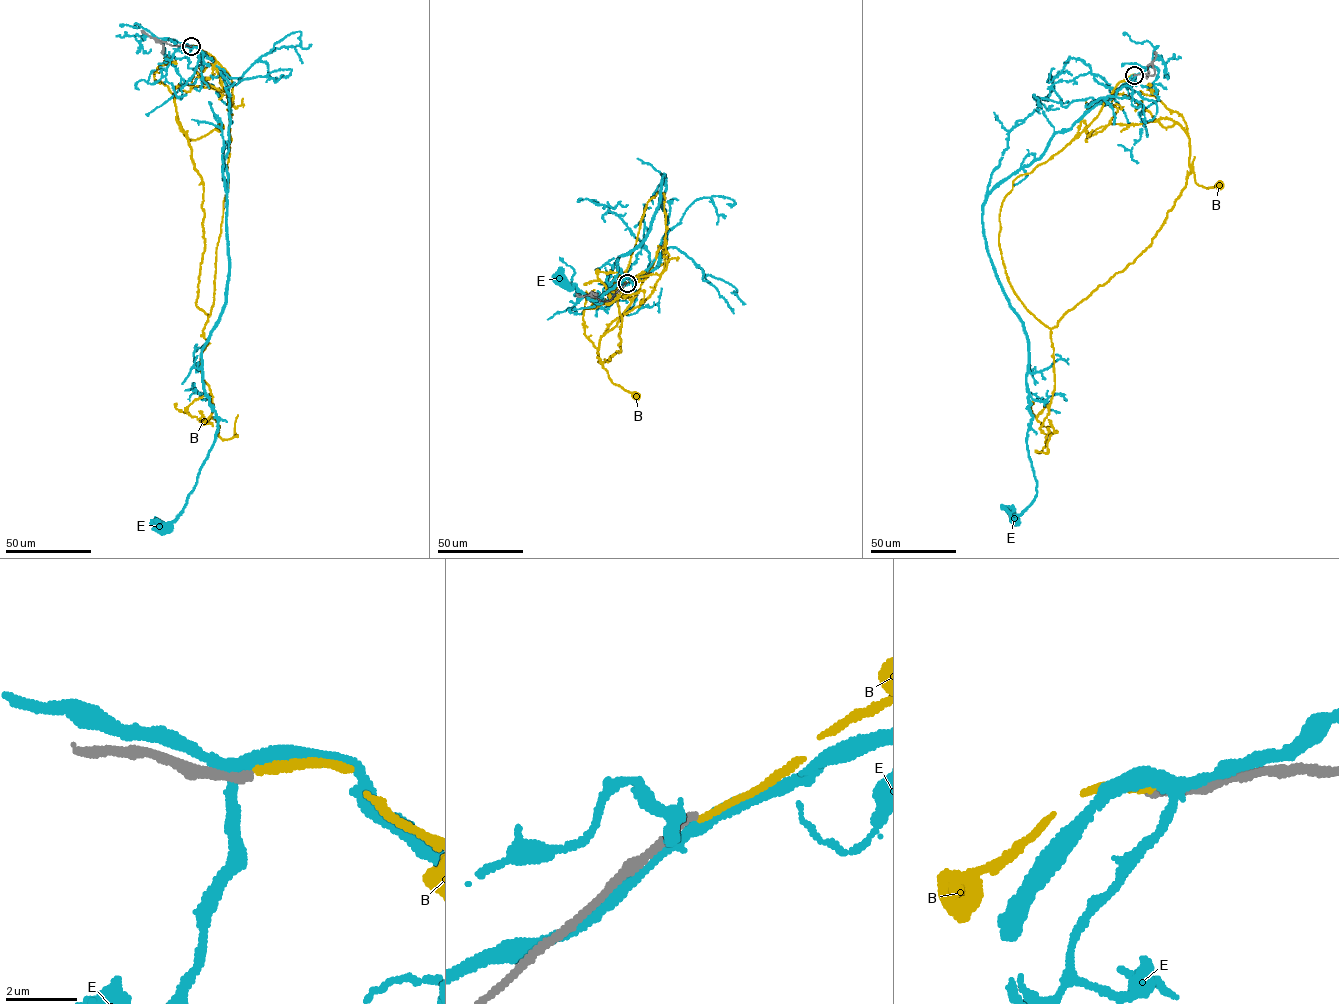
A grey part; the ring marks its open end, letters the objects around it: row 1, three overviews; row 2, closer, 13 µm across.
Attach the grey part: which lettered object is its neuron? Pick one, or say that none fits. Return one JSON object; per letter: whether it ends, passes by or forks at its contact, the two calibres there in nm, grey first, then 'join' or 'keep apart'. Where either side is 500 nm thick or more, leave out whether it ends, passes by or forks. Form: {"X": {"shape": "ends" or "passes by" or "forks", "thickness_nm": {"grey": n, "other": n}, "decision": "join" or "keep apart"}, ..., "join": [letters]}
{"B": {"shape": "ends", "thickness_nm": {"grey": 240, "other": 190}, "decision": "keep apart"}, "E": {"shape": "forks", "thickness_nm": {"grey": 240, "other": 280}, "decision": "keep apart"}, "join": []}

